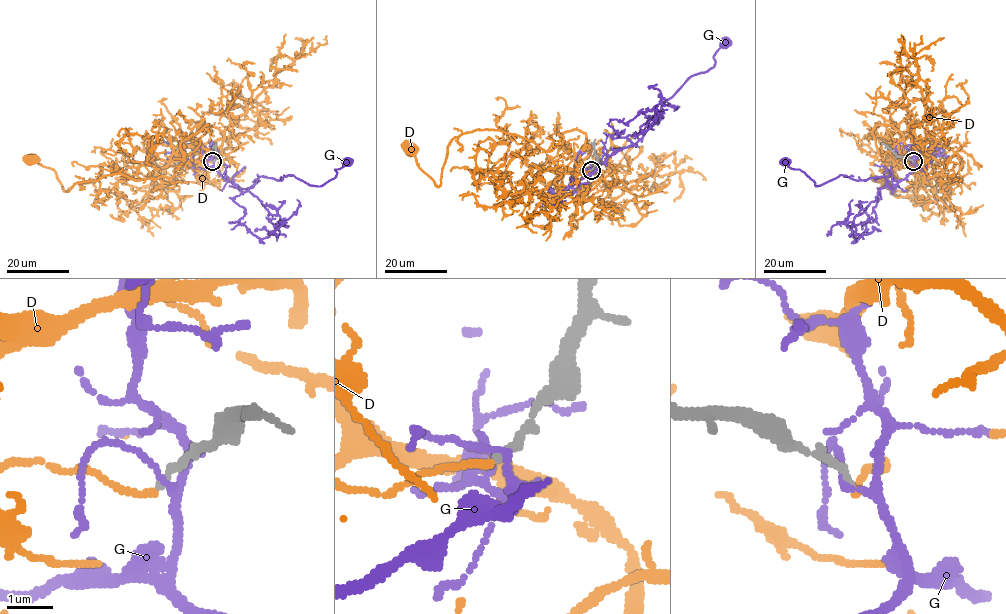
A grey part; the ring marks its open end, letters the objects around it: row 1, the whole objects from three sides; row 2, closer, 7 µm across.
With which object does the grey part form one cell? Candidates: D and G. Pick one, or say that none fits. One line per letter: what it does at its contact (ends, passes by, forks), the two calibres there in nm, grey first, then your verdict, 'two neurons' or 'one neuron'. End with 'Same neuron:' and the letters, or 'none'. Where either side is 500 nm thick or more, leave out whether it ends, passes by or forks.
D: it ends; calibres 160 and 110 nm; two neurons
G: it forks; calibres 180 and 100 nm; two neurons
Same neuron: none

